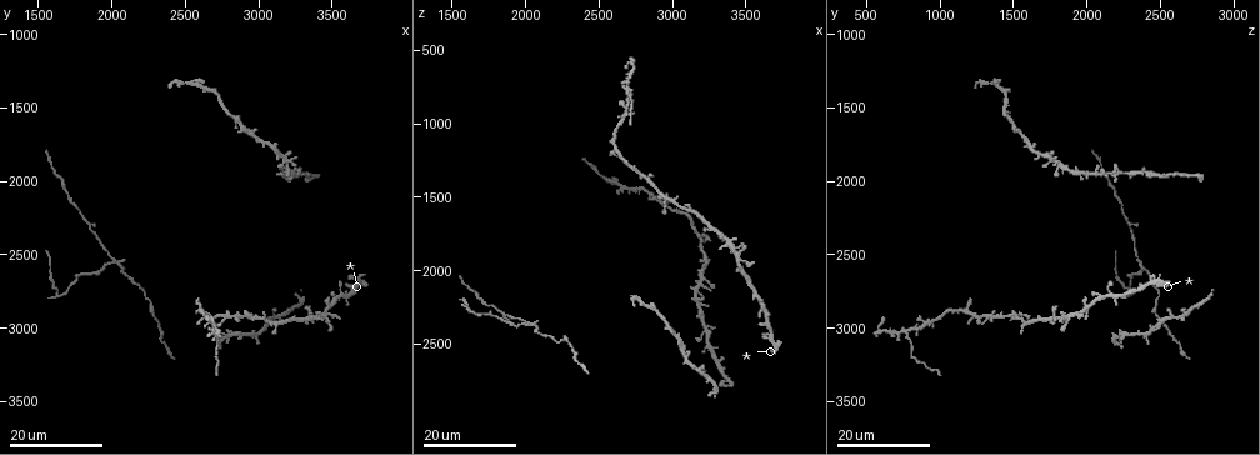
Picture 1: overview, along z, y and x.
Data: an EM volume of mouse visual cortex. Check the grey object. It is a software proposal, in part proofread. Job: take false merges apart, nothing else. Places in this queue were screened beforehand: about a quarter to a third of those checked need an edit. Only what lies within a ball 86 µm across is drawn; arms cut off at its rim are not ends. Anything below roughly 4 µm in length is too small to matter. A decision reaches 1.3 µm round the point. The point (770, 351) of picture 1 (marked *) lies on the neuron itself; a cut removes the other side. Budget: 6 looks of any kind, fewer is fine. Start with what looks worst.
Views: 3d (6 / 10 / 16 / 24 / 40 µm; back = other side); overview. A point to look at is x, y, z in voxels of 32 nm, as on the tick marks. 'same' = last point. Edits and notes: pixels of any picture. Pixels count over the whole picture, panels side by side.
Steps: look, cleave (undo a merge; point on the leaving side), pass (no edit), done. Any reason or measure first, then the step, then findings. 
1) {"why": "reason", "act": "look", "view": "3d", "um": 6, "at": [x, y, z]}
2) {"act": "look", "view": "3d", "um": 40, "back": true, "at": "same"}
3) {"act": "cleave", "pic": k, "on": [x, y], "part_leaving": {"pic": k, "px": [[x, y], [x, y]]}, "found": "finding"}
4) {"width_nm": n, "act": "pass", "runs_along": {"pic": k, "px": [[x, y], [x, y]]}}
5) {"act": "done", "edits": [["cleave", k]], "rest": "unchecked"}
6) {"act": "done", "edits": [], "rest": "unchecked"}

{"why": "small branch off a trunk", "act": "look", "view": "3d", "um": 16, "at": [2000, 2520, 2340]}

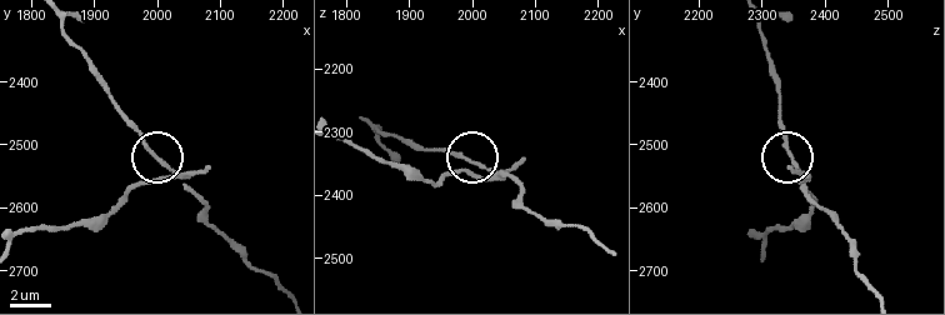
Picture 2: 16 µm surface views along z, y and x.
{"act": "look", "view": "3d", "um": 10, "at": [2015, 2535, 2355]}

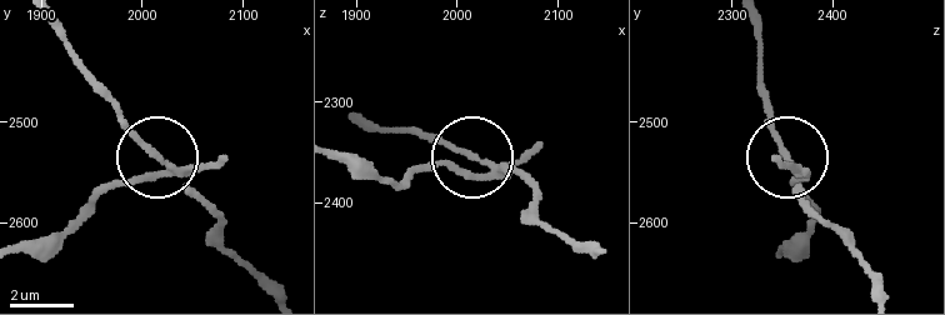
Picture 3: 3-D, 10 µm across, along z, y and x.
{"side_arm_um": 28, "act": "cleave", "pic": 3, "on": [223, 164], "part_leaving": {"pic": 3, "px": [[178, 173], [108, 189], [59, 231], [26, 243]]}, "found": "a second neuron is stuck on"}

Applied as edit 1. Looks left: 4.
{"why": "redraw", "act": "look", "view": "overview"}

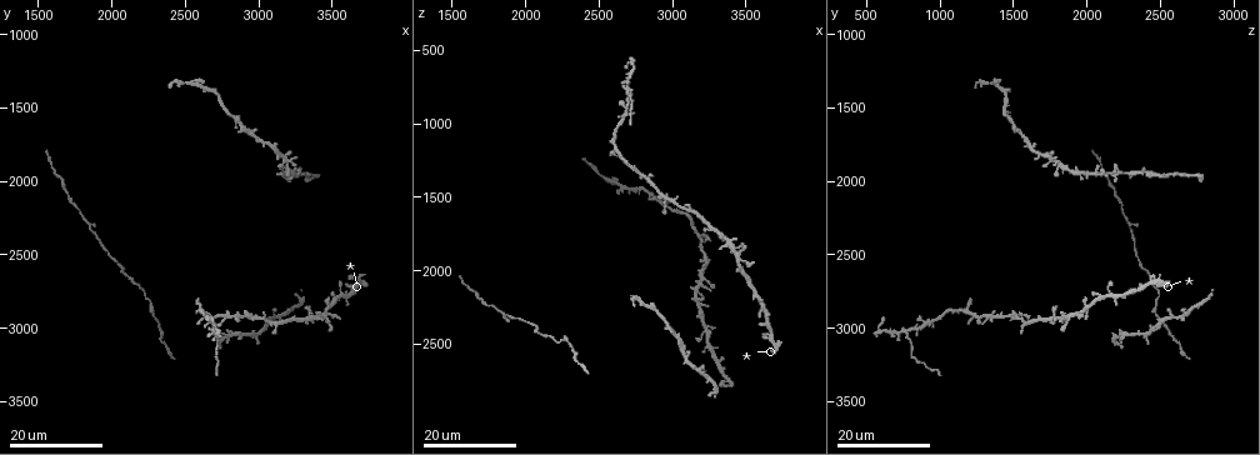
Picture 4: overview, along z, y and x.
{"why": "four-way junction", "act": "look", "view": "3d", "um": 24, "at": [2740, 3080, 2180]}

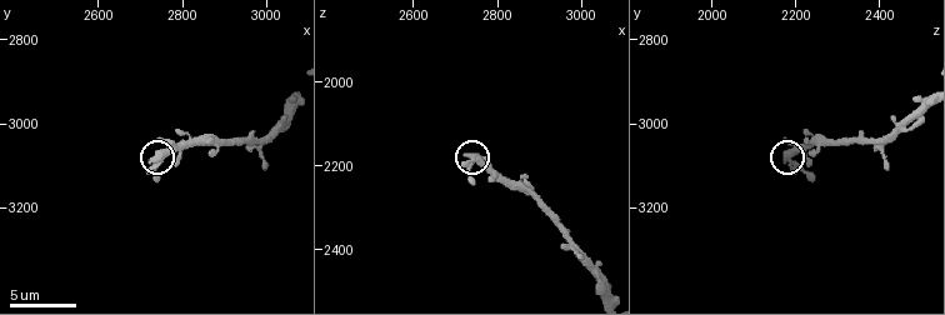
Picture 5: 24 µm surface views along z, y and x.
{"act": "look", "view": "3d", "um": 6, "at": [2740, 3090, 2200]}

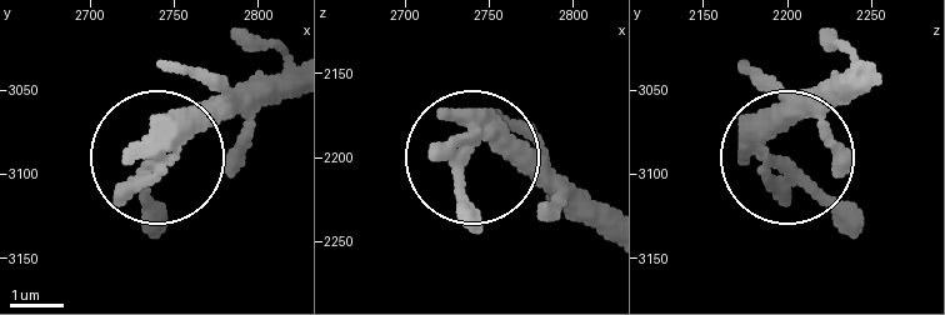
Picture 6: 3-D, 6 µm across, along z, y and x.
{"width_nm": 300, "act": "pass", "runs_along": {"pic": 6, "px": [[281, 80], [241, 84], [165, 156]]}, "found": "continuous, no second neuron"}

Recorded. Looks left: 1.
{"act": "done", "edits": [["cleave", 3]], "rest": "unchecked"}

